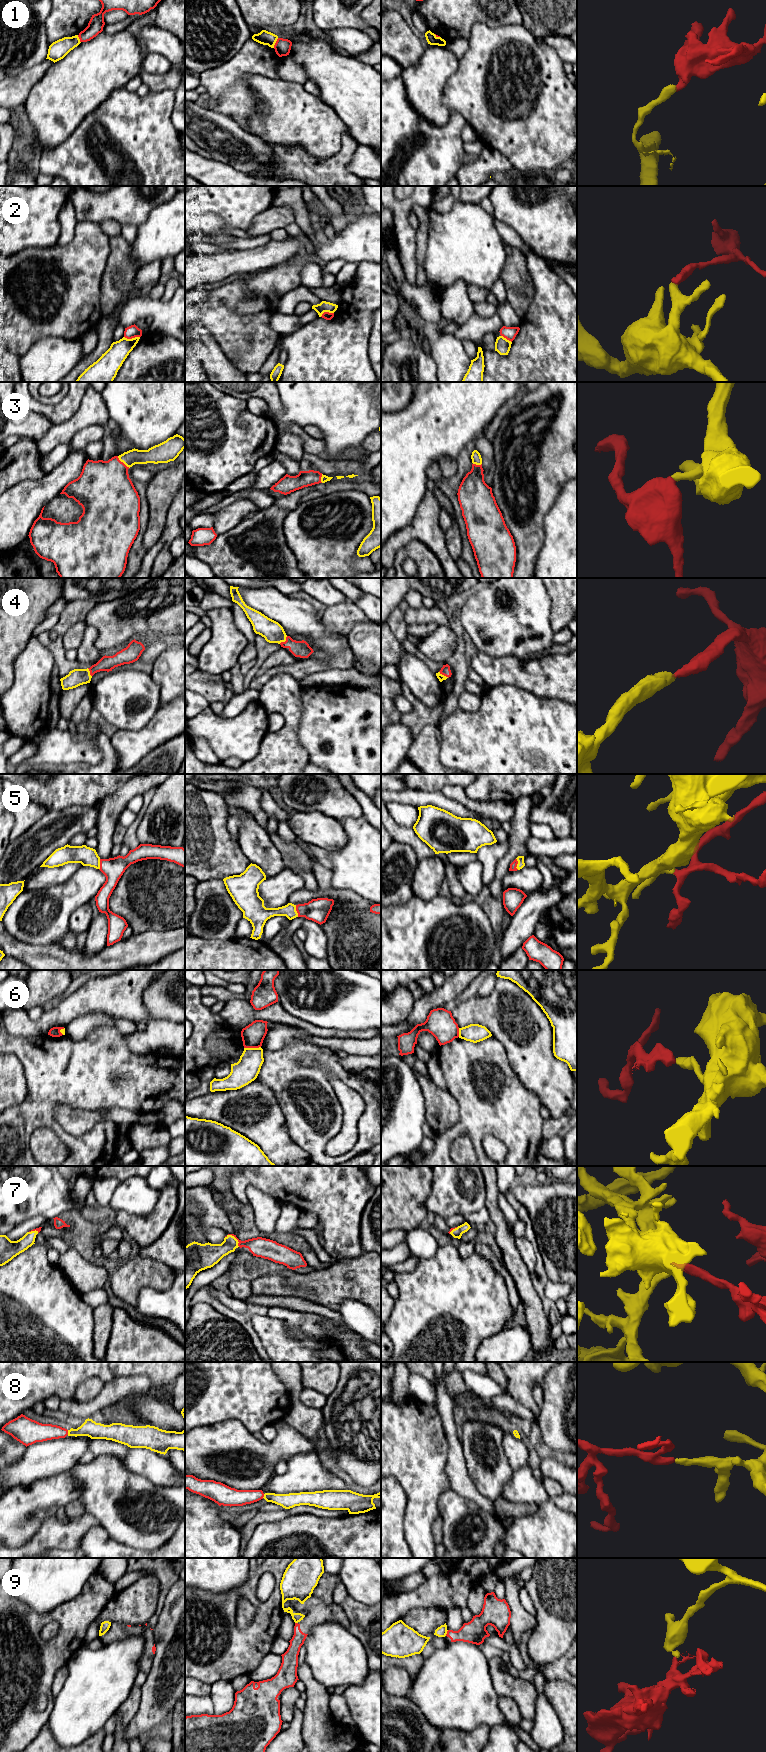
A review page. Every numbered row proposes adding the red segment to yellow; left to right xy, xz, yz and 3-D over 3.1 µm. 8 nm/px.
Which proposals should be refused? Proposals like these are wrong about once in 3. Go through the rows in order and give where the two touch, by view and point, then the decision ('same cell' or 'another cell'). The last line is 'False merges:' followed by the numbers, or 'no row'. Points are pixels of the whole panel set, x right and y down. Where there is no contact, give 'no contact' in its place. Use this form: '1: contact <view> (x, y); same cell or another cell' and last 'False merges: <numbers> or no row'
1: contact xz (275, 42); another cell
2: contact xy (132, 338); another cell
3: contact xy (123, 462); same cell
4: contact xz (284, 641); same cell
5: contact xz (296, 911); same cell
6: contact xz (252, 1048); another cell
7: contact xz (234, 1237); same cell
8: contact xy (68, 1432); same cell
9: contact yz (446, 1633); another cell
False merges: 1, 2, 6, 9

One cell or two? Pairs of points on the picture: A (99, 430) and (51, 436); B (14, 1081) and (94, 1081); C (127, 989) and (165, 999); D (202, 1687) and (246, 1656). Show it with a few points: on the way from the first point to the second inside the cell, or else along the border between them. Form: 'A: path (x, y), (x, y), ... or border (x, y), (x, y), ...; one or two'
A: border (98, 424), (90, 424), (81, 428), (69, 443); two
B: border (18, 1059), (27, 1088), (27, 1097), (20, 1104); two
C: border (152, 980), (143, 992), (143, 1004), (148, 1016); two
D: border (195, 1678), (210, 1685); two

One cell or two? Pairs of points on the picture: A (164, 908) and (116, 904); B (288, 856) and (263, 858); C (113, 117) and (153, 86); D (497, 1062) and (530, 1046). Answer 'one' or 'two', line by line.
A: one
B: two
C: two
D: two

